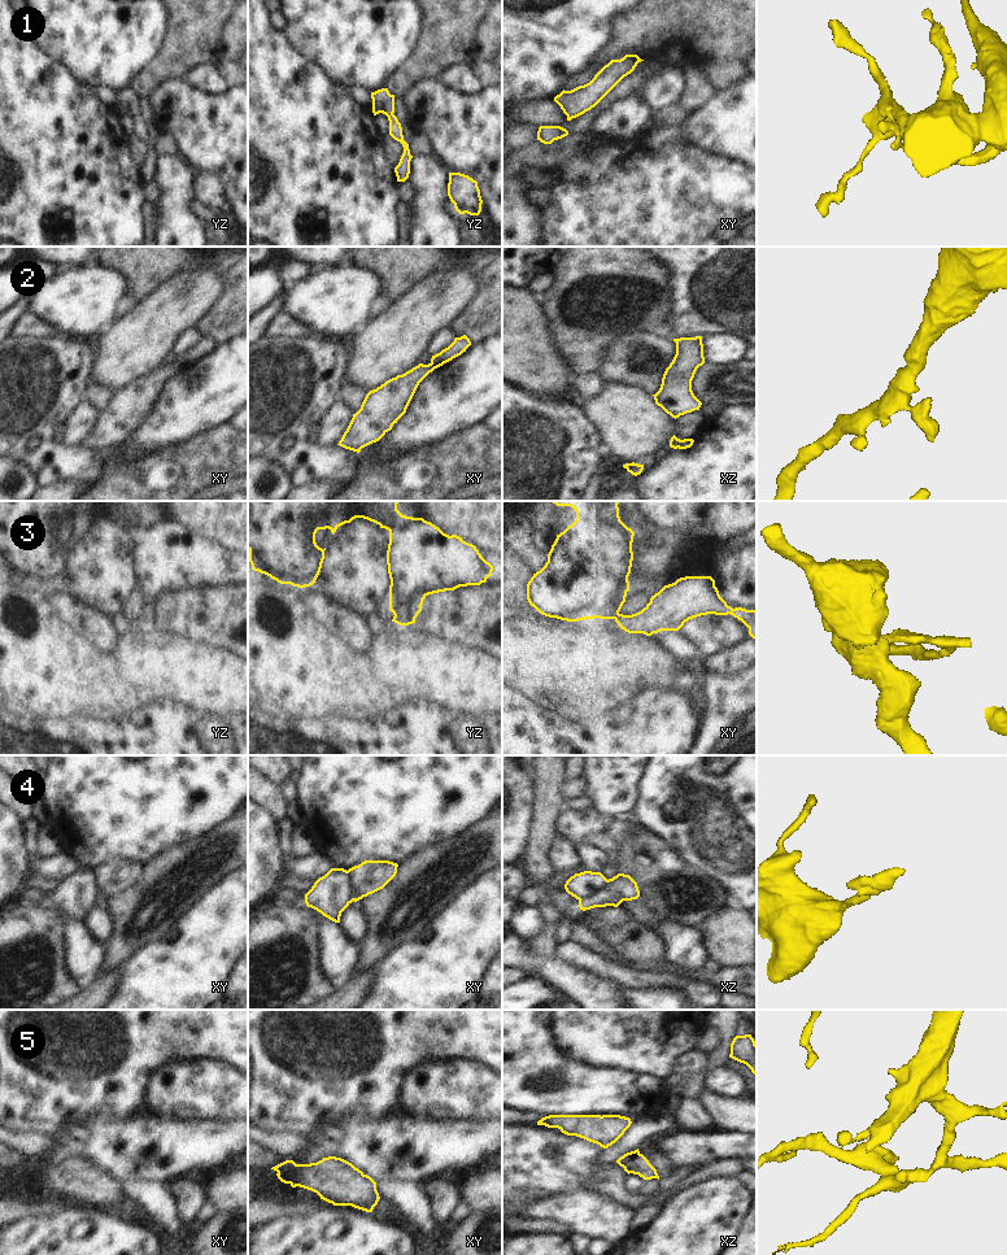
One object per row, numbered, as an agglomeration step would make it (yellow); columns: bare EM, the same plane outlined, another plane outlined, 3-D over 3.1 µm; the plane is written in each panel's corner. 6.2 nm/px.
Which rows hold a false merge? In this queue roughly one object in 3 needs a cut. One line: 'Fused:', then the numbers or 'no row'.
Fused: 3, 4

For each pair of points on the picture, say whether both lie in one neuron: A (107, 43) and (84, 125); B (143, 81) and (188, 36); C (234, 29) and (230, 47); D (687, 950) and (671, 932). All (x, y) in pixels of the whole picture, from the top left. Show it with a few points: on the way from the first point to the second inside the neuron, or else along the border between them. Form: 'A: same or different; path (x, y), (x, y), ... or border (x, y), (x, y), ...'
A: different; border (68, 70), (81, 83), (87, 83), (94, 88)
B: same; path (155, 72), (178, 48)
C: same; path (234, 33), (234, 43)
D: same; path (684, 946), (675, 936)

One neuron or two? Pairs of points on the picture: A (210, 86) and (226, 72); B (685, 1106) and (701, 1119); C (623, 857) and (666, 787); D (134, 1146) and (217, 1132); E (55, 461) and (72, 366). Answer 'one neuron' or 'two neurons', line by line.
A: two neurons
B: one neuron
C: two neurons
D: one neuron
E: one neuron

